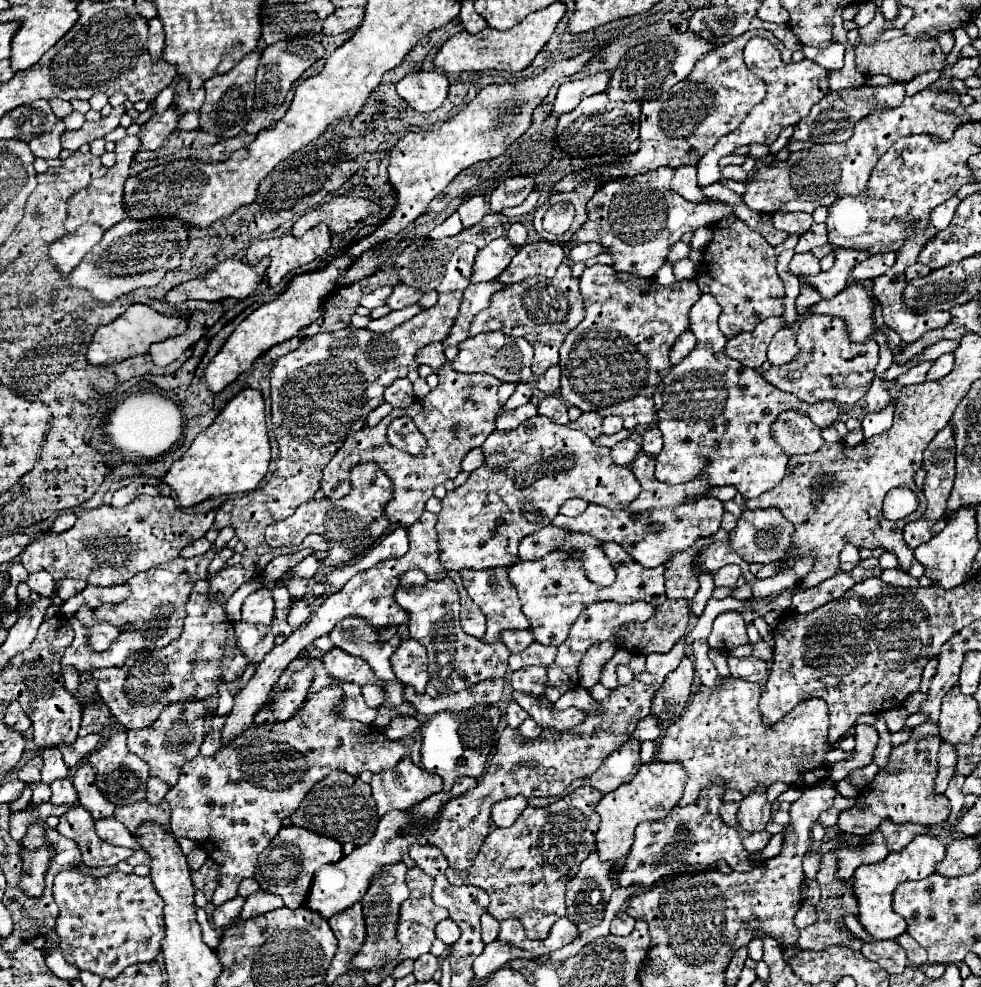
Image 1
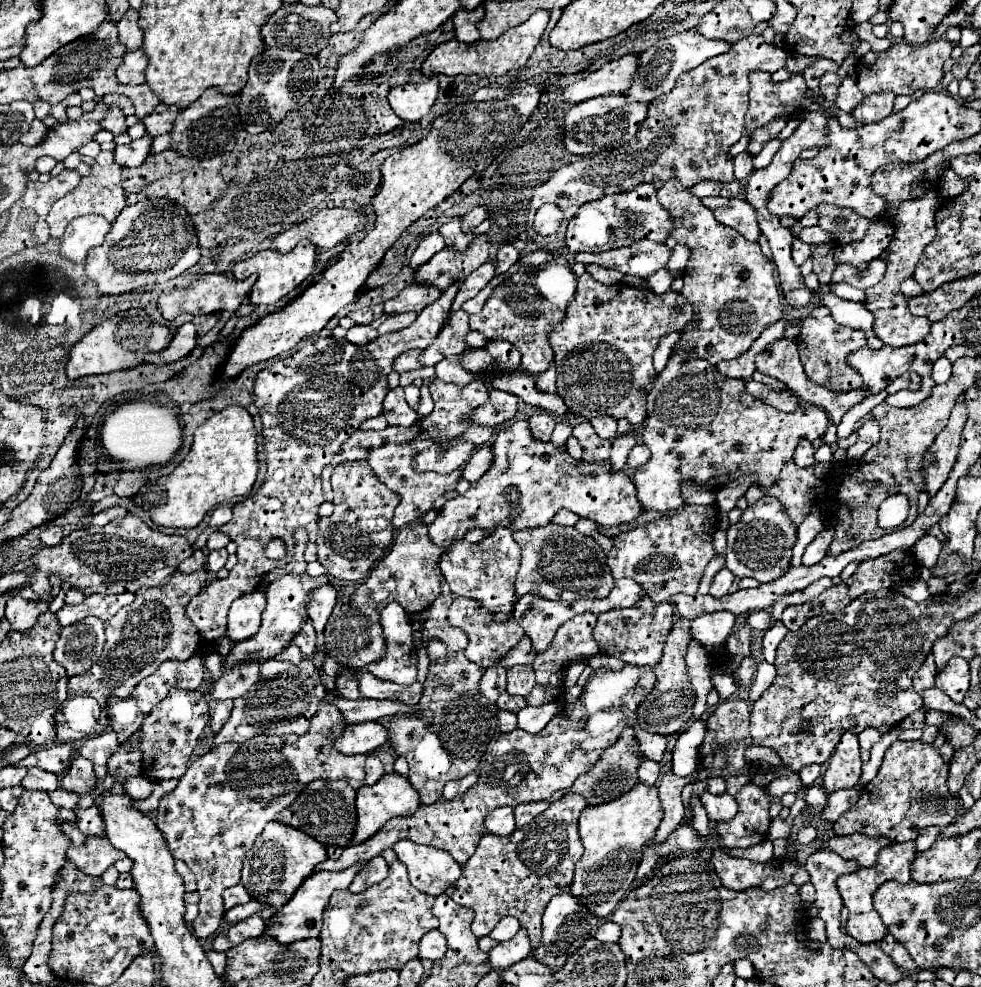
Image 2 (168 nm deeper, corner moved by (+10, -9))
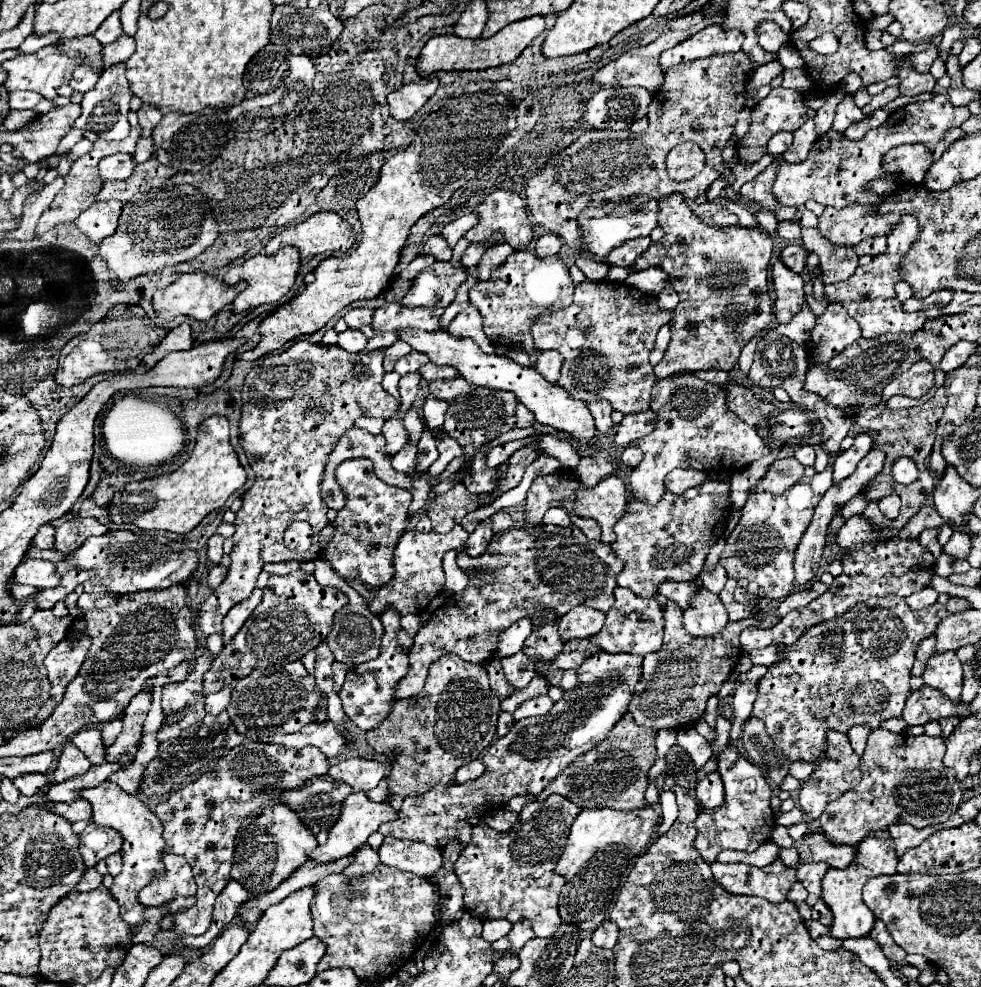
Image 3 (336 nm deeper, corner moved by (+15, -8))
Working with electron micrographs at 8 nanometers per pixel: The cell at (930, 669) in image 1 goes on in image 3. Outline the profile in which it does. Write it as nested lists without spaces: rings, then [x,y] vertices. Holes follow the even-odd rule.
[[[928,637],[920,643],[918,651],[916,651],[916,661],[914,661],[914,667],[912,667],[912,677],[920,677],[922,671],[924,671],[924,663],[934,655],[934,637]]]

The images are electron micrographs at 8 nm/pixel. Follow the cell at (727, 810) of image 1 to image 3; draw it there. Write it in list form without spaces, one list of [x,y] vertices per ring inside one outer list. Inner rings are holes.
[[[716,771],[698,781],[696,799],[704,809],[716,809],[720,807],[720,803],[724,803],[724,785]]]

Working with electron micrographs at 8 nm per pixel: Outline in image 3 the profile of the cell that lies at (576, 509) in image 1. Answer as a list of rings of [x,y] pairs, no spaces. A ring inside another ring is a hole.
[[[552,507],[552,509],[548,509],[546,515],[544,515],[544,523],[560,525],[560,527],[568,527],[572,521],[570,521],[570,515],[568,515],[562,507]]]

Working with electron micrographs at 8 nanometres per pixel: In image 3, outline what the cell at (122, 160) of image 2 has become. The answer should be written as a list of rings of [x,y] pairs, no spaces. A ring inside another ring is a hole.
[[[116,153],[110,157],[104,157],[100,161],[100,177],[104,181],[114,181],[114,179],[128,179],[134,169],[134,157],[130,153]]]

